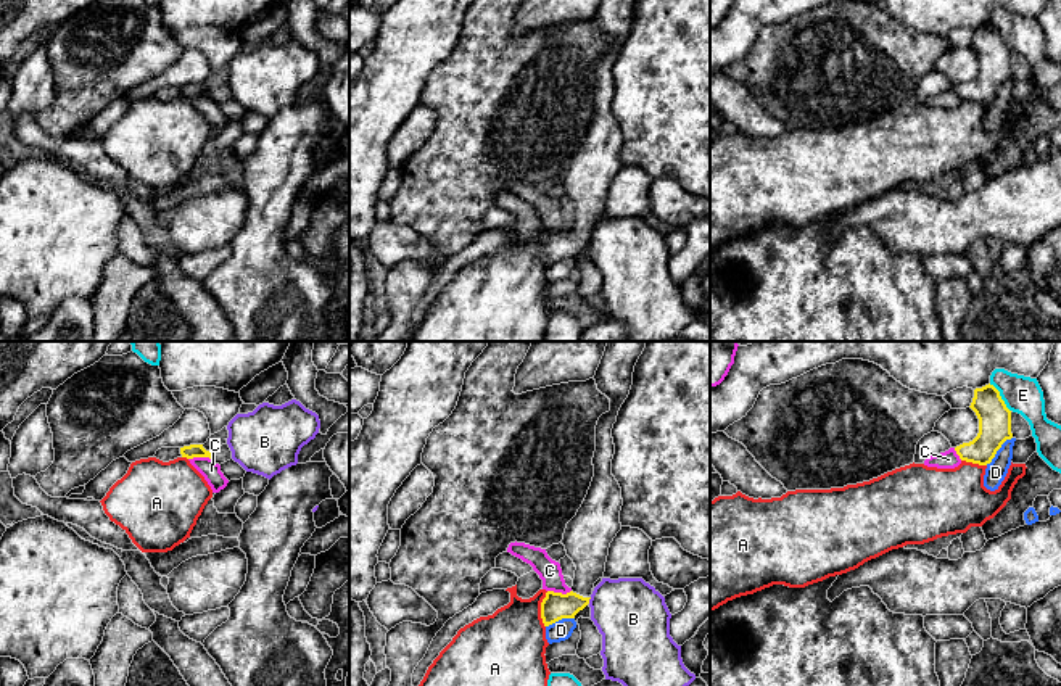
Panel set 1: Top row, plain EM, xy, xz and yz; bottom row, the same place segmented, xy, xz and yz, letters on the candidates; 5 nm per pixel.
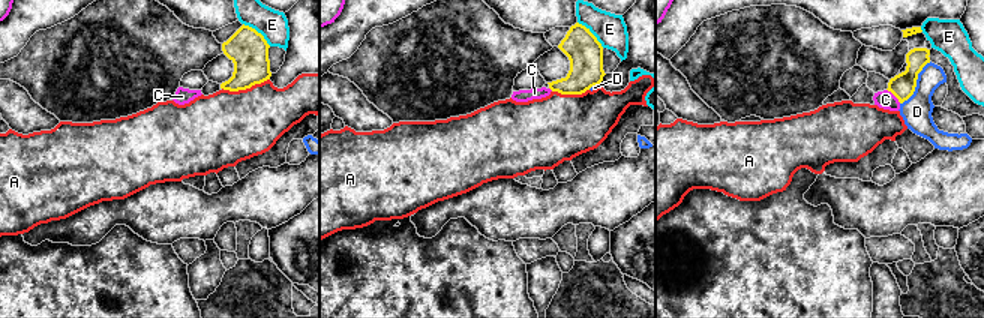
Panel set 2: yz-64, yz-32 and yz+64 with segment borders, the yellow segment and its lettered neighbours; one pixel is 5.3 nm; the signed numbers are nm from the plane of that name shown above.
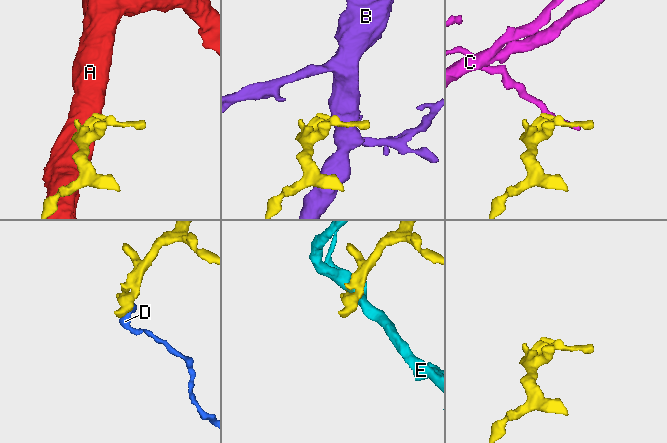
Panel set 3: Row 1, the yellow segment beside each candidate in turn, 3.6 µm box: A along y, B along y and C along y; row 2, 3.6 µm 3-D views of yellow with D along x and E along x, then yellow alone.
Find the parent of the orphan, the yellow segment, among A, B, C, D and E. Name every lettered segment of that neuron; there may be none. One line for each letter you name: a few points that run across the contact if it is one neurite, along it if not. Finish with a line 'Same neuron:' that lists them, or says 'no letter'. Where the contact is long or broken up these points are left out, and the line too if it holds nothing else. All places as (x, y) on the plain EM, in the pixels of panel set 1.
Same neuron: no letter

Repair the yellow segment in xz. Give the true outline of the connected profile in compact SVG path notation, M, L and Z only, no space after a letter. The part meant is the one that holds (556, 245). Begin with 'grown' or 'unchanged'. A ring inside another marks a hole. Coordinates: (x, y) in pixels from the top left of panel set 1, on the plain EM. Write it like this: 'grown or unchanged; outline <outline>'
grown; outline M601 0L594 19L610 39L610 50L596 64L594 116L576 155L567 163L562 184L576 209L572 230L547 230L541 242L541 258L549 266L562 258L575 258L591 238L594 222L604 217L609 187L621 169L621 127L612 114L615 84L612 68L630 34L638 0Z

